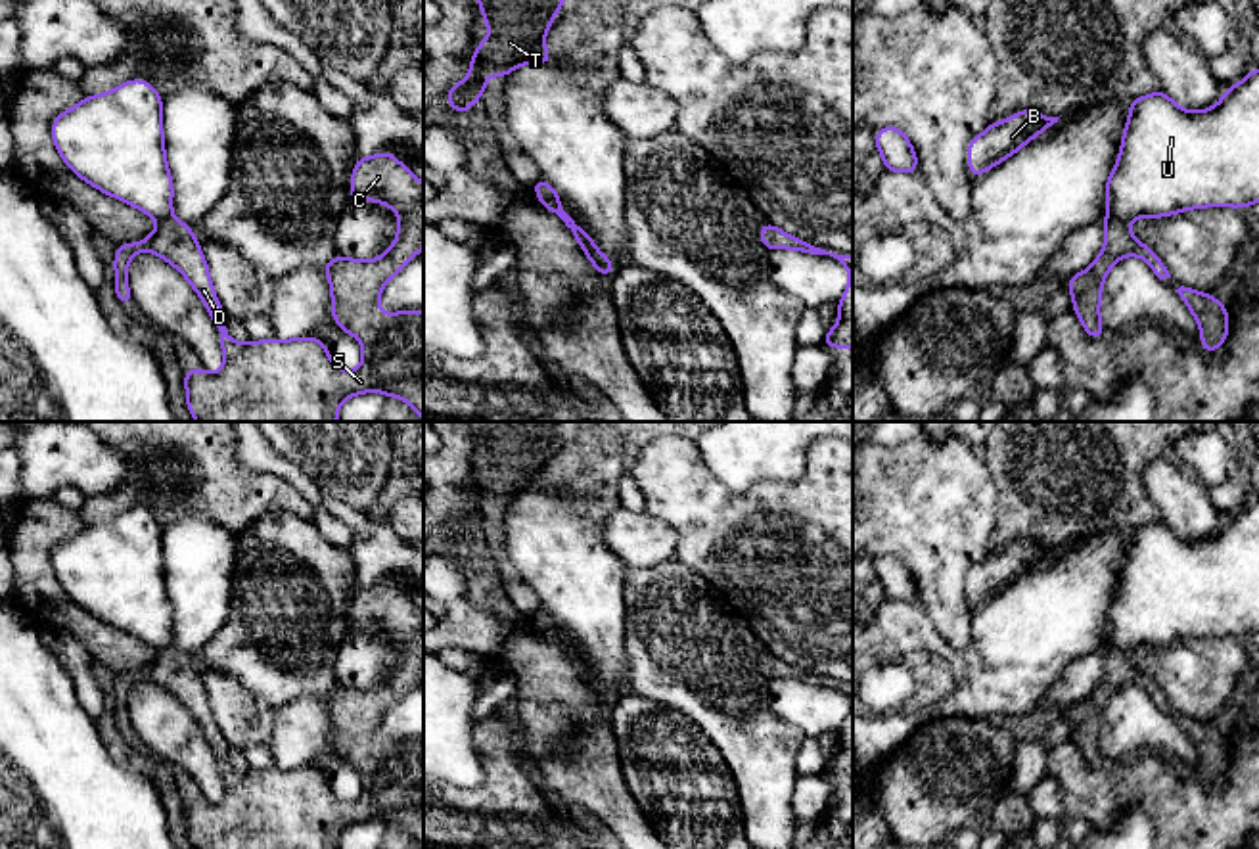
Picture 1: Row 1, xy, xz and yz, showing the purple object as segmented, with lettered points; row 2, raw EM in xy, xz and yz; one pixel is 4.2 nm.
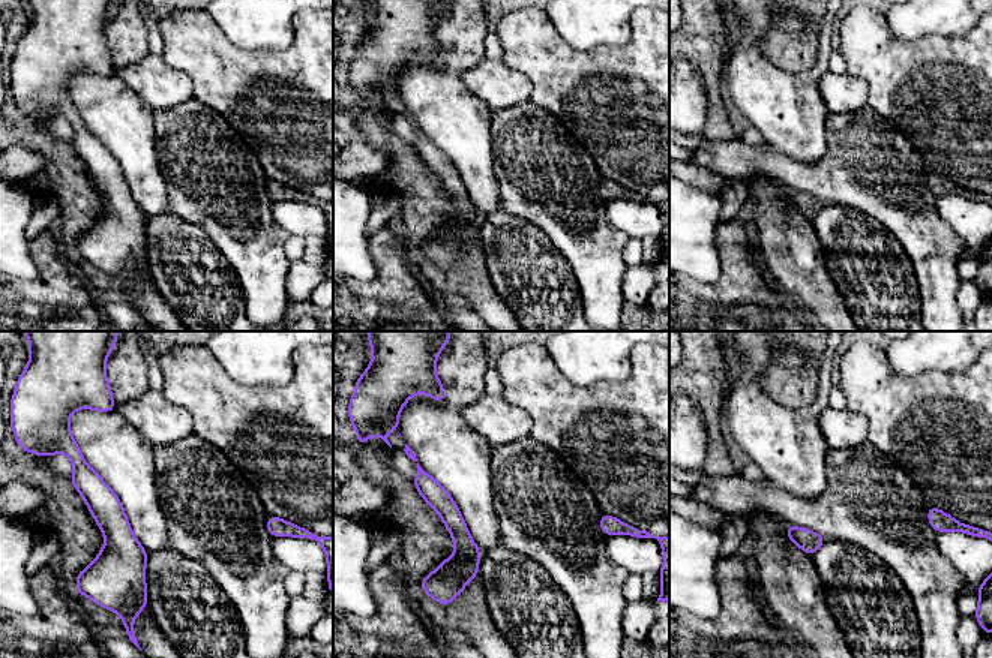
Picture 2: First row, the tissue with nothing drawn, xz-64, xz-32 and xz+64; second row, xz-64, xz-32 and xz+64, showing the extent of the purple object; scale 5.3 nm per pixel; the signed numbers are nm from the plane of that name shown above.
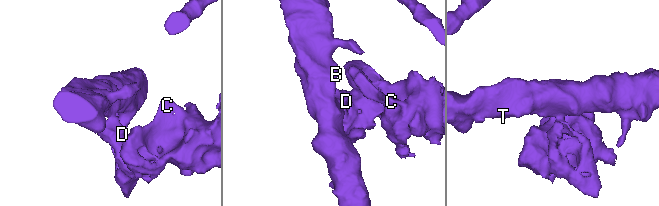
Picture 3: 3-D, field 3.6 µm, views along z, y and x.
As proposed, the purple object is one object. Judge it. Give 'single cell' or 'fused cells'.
fused cells

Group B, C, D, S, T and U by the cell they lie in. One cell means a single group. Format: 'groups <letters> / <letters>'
groups B T U / C D S

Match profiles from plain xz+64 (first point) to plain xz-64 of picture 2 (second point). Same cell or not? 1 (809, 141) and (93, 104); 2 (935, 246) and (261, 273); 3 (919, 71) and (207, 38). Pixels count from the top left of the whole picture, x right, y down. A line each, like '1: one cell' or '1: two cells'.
1: one cell
2: one cell
3: one cell

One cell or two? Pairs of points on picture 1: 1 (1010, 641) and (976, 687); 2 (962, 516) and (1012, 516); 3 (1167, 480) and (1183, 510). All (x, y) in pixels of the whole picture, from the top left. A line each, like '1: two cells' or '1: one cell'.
1: one cell
2: two cells
3: one cell

